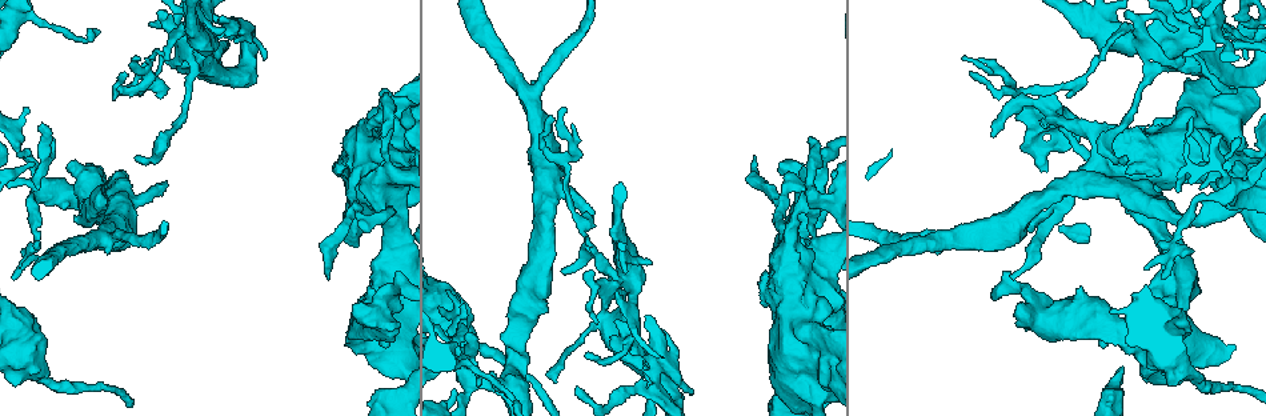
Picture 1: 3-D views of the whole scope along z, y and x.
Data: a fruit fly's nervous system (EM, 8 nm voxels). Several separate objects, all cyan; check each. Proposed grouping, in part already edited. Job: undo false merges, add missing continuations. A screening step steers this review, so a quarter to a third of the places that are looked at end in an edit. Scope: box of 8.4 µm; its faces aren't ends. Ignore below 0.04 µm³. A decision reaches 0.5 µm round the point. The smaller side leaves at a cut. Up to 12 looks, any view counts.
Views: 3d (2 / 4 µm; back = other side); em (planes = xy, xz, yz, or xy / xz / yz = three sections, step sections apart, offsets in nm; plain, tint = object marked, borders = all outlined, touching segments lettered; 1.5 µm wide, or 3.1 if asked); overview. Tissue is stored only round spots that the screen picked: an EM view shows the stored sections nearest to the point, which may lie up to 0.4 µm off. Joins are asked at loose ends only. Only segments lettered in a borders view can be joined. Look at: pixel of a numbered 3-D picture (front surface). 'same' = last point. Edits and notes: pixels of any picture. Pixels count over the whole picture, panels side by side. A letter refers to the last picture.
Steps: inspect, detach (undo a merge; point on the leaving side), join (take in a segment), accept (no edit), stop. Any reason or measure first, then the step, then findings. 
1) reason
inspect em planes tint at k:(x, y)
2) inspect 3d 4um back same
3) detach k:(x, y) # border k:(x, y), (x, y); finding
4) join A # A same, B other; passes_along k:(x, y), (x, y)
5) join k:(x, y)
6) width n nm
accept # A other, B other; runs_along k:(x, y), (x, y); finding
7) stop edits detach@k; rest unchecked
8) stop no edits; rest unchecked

three arms meet
inspect em planes plain at 1:(524, 94)

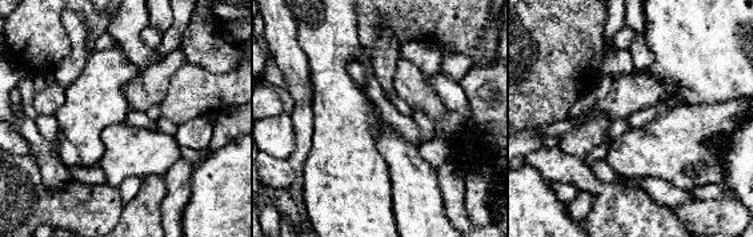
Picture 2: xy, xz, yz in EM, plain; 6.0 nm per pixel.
see the neighbours
inspect em planes borders same

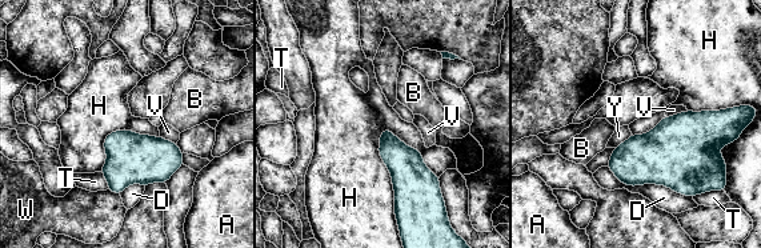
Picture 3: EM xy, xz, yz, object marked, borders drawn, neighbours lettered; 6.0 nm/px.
longest_contact D 550 nm
accept # A other, B other, D other, H other, T other, V other, W other, Y other; border 3:(384, 127), (393, 212); one neuron here

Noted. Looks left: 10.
sudden change in width
inspect 3d 4um at 1:(1233, 187)

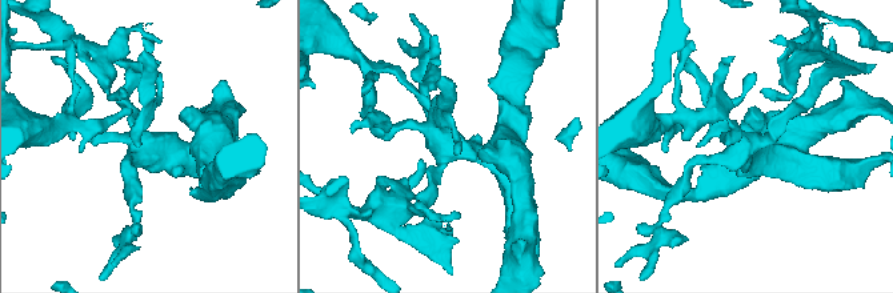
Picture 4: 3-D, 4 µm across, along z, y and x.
shape alone is not enough
inspect em xz step 8 plain at 4:(444, 139)

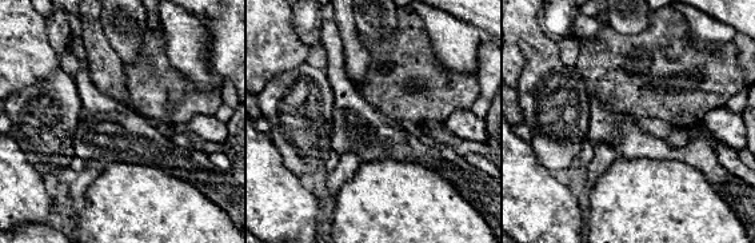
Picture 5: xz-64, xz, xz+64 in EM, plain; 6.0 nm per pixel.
what lies round it
inspect em xz step 8 borders same

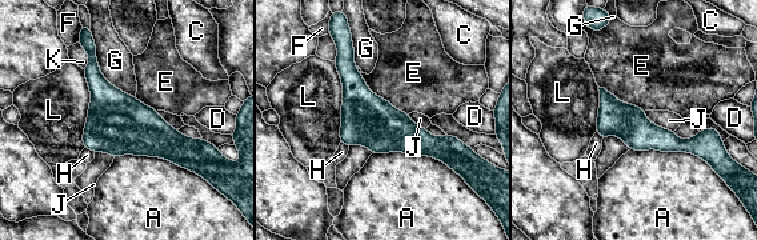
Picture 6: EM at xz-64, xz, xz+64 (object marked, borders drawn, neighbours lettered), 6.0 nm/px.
width 380 nm
accept # A other, C other, D other, E other, F other, G other, H other, J other, K other, L other; border 6:(93, 44), (101, 75), (135, 98); all the same neuron

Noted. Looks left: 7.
two arms at a narrow angle
inspect em planes borders at 1:(31, 19)

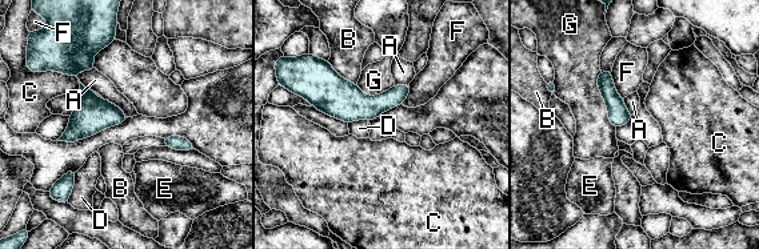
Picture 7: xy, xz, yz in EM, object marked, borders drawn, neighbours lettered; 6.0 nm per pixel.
accept # A other, B other, C other, D other, E other, F other, G other; border 7:(599, 71), (598, 89), (615, 128); continuous, no second neuron

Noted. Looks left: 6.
calibre changes
inspect em 3.1um yz step 8 tint at 1:(57, 385)

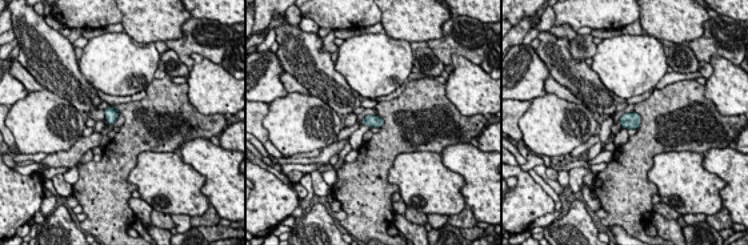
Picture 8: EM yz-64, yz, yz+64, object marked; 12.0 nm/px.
cut it another way
inspect em 3.1um xz step 8 borders same

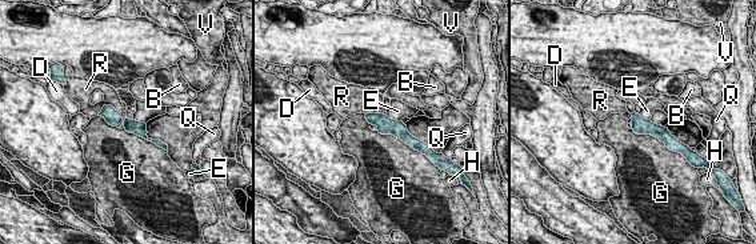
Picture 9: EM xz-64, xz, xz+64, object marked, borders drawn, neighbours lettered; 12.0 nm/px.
longest_contact G 600 nm
accept # B other, D other, E other, G other, H other, Q other, R other, V other; continuous, no second neuron

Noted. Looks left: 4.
an open end
inspect 3d 4um at 1:(756, 157)

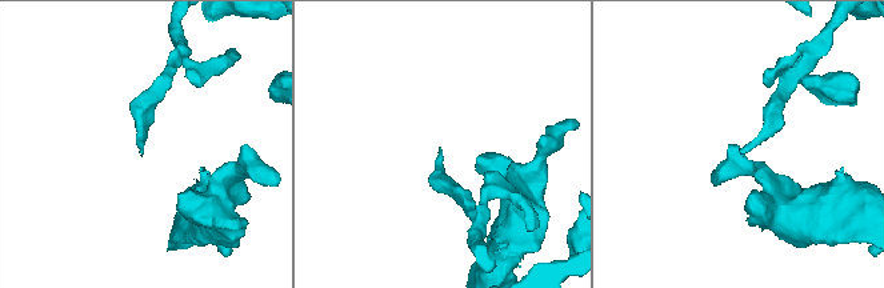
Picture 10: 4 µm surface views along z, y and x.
inspect em planes borders at 10:(439, 149)

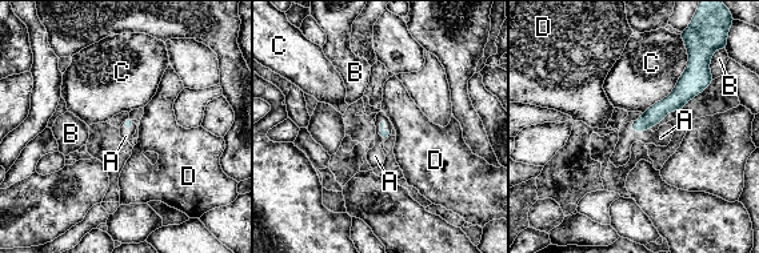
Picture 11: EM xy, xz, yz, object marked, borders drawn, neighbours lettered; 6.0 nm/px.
longest_contact C 460 nm
join 11:(660, 137) # A same, B other, C other, D other; passes_along 11:(654, 115), (639, 132), (660, 137); the neuron continues

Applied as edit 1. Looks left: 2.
stop edits join@11; rest unchecked

